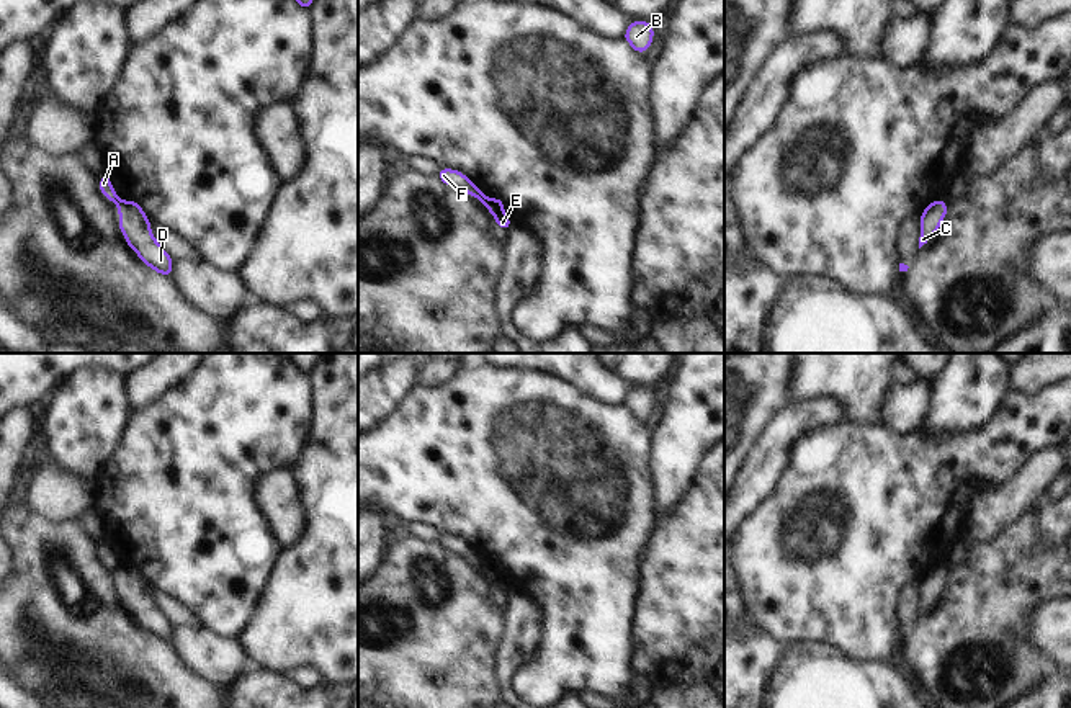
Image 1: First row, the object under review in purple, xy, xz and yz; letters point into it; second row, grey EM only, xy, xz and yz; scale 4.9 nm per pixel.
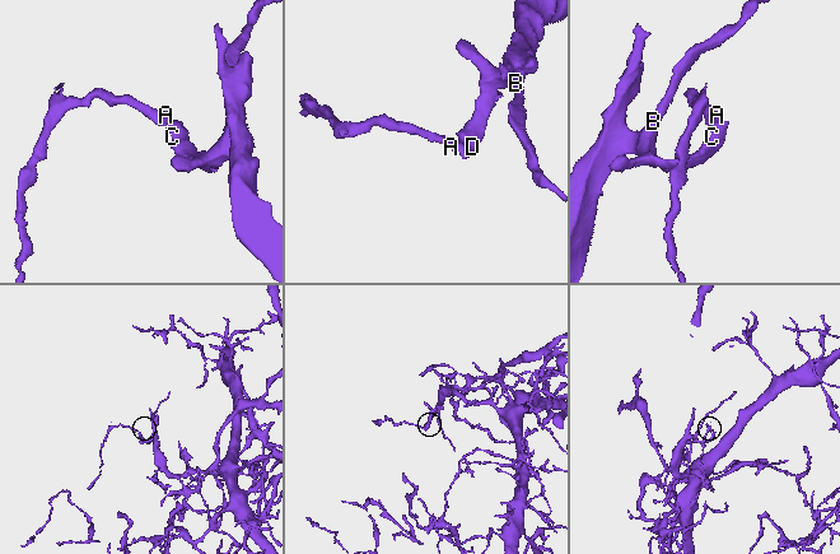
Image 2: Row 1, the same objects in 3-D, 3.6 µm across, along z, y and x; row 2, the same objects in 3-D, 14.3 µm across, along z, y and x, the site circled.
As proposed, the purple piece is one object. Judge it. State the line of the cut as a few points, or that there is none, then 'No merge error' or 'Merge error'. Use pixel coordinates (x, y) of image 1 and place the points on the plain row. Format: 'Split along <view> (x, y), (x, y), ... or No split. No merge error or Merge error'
Split along xz (483, 563), (484, 568). Merge error.

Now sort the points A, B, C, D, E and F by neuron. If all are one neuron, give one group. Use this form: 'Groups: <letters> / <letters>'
Groups: A F / B C D E.

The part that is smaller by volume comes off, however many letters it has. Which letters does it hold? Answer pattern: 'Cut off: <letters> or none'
Cut off: A, F

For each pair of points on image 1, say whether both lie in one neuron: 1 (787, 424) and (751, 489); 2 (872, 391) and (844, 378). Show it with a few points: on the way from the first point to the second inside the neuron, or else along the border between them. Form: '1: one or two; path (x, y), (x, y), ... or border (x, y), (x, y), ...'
1: one; path (777, 440), (759, 473)
2: one; path (865, 385), (859, 378), (851, 378)

